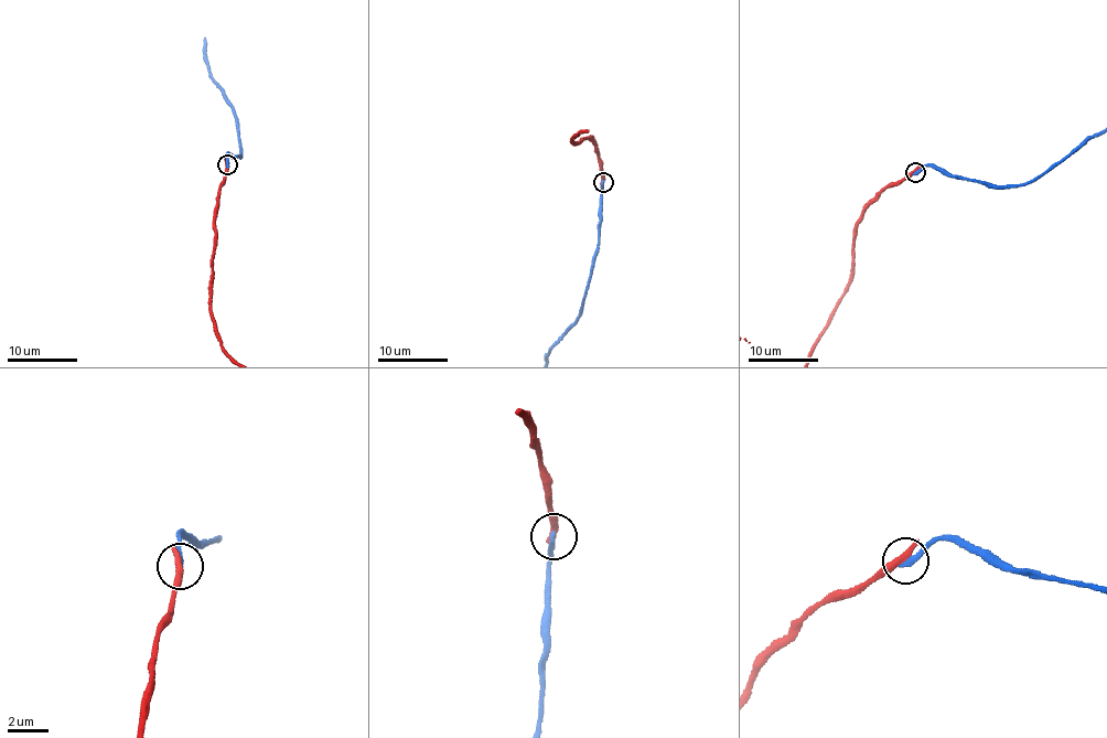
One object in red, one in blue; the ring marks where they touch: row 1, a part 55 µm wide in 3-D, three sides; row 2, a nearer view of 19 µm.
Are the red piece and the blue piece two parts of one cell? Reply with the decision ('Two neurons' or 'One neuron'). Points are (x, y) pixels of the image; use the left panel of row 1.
Two neurons

